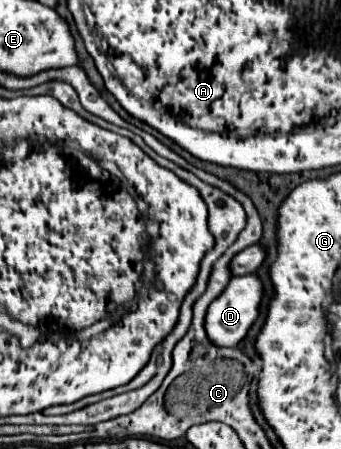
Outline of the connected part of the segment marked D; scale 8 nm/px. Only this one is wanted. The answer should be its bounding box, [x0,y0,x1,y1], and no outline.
[205,273,265,347]

